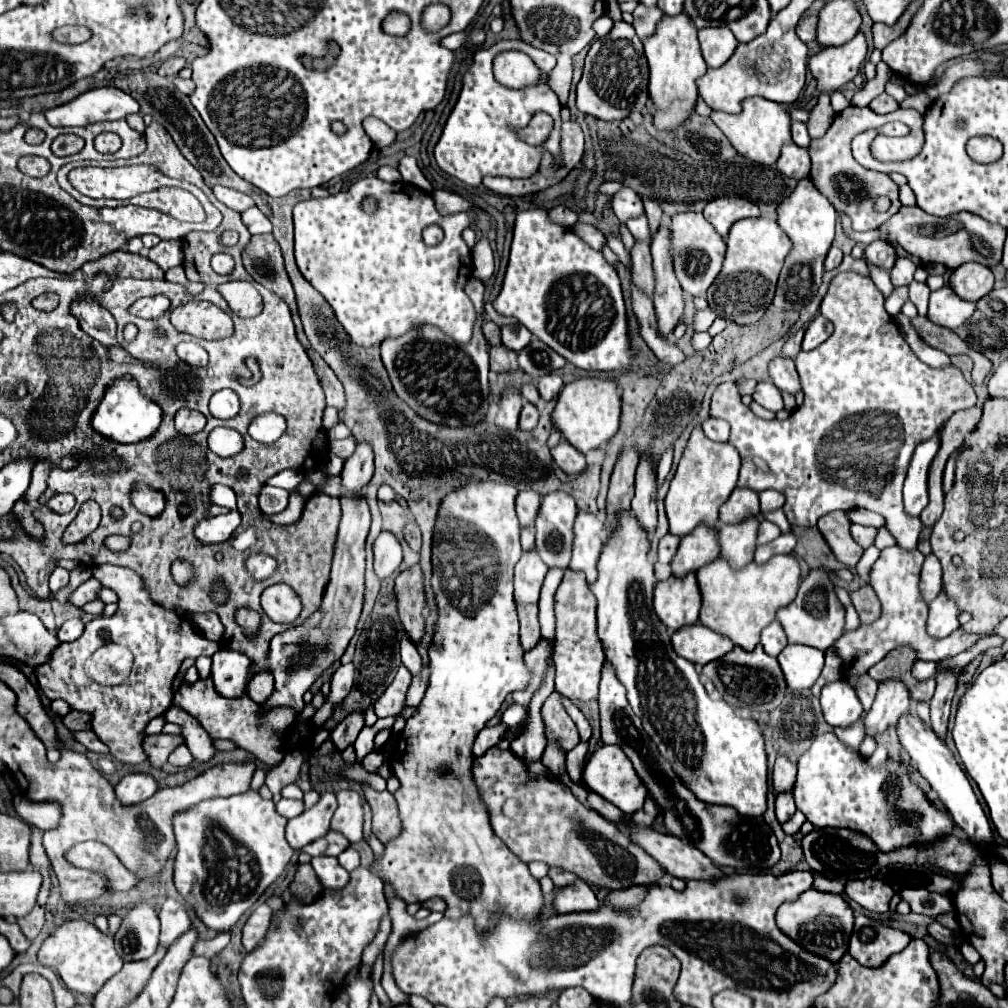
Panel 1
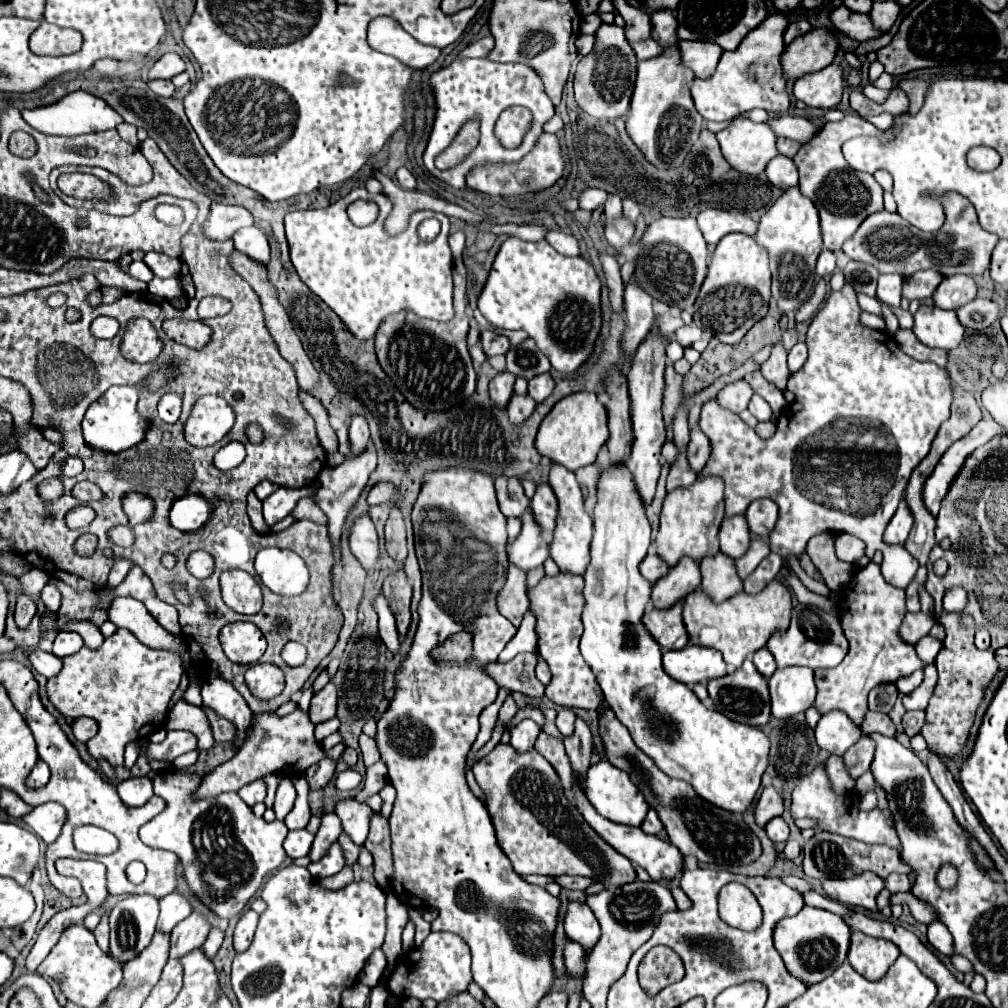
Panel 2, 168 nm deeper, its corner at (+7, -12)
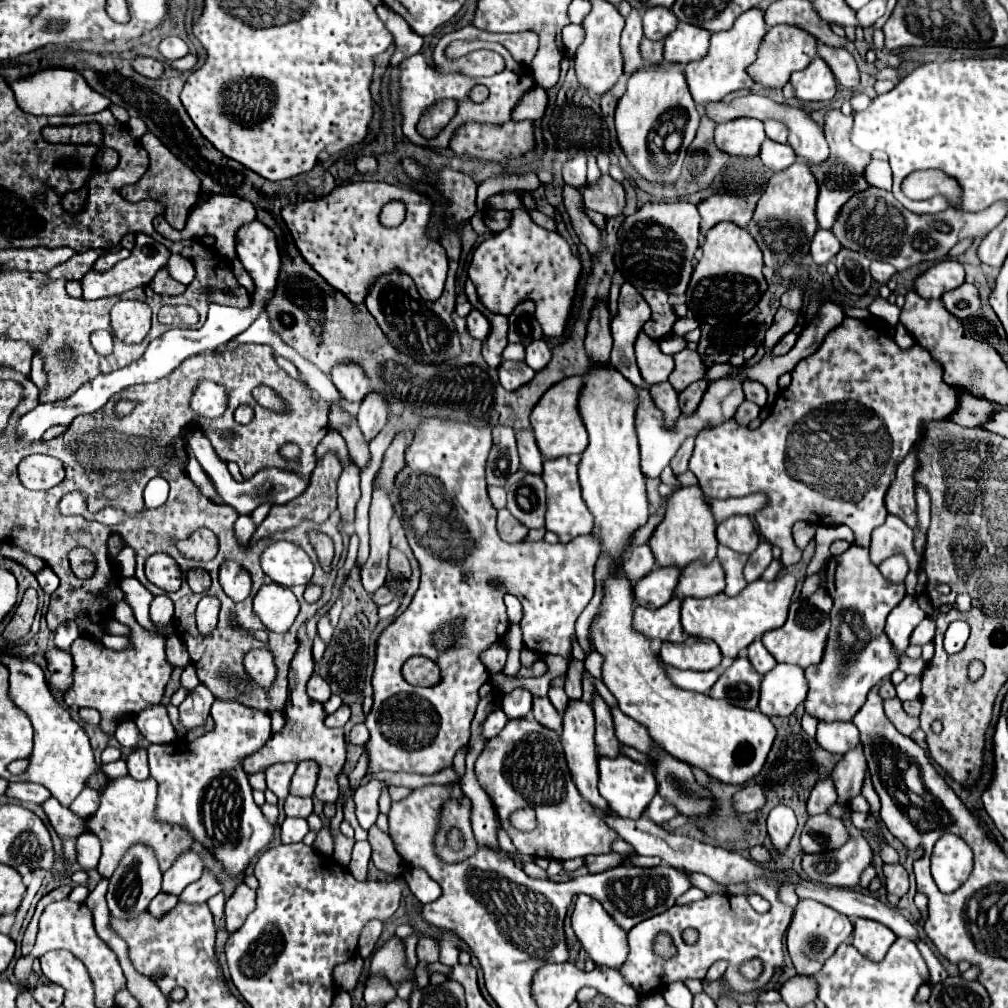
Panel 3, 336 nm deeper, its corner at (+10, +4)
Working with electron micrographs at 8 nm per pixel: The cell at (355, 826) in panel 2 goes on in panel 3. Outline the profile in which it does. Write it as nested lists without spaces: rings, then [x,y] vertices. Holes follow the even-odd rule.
[[[371,780],[371,782],[367,782],[365,786],[361,786],[353,792],[355,814],[357,814],[357,820],[359,820],[361,828],[365,828],[365,830],[375,824],[377,814],[379,814],[379,806],[377,806],[379,786],[383,788],[385,784],[379,782],[379,780]]]

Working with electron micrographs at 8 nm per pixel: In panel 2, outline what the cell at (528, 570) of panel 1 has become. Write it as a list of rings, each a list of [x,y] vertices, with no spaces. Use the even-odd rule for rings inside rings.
[[[526,508],[520,520],[522,520],[522,530],[518,538],[508,546],[508,556],[518,568],[528,572],[536,566],[542,566],[544,560],[550,556],[550,550],[540,524],[536,524],[532,508]]]

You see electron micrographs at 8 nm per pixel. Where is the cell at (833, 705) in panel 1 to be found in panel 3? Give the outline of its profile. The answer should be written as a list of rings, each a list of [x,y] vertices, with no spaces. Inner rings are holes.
[[[819,722],[817,726],[817,742],[833,752],[845,754],[853,744],[859,742],[859,732],[851,722]]]

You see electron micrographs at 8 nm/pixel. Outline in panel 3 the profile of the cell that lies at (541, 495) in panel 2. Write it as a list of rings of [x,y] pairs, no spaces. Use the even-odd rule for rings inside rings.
[[[521,432],[517,436],[517,448],[519,448],[519,458],[521,458],[521,468],[531,474],[541,474],[543,472],[543,456],[535,444],[533,432]]]

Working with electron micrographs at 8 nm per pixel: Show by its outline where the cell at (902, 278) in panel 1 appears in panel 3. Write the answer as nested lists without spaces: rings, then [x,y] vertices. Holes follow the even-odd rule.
[[[873,262],[871,264],[871,276],[879,282],[879,284],[887,284],[889,278],[895,274],[897,270],[891,266],[891,264],[885,264],[885,262]]]

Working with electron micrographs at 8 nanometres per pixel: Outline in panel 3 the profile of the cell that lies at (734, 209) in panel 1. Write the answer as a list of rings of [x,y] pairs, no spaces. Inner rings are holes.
[[[731,194],[709,196],[697,208],[701,214],[701,234],[705,234],[709,228],[713,228],[723,220],[729,220],[741,228],[747,228],[753,214],[741,196],[731,196]]]

